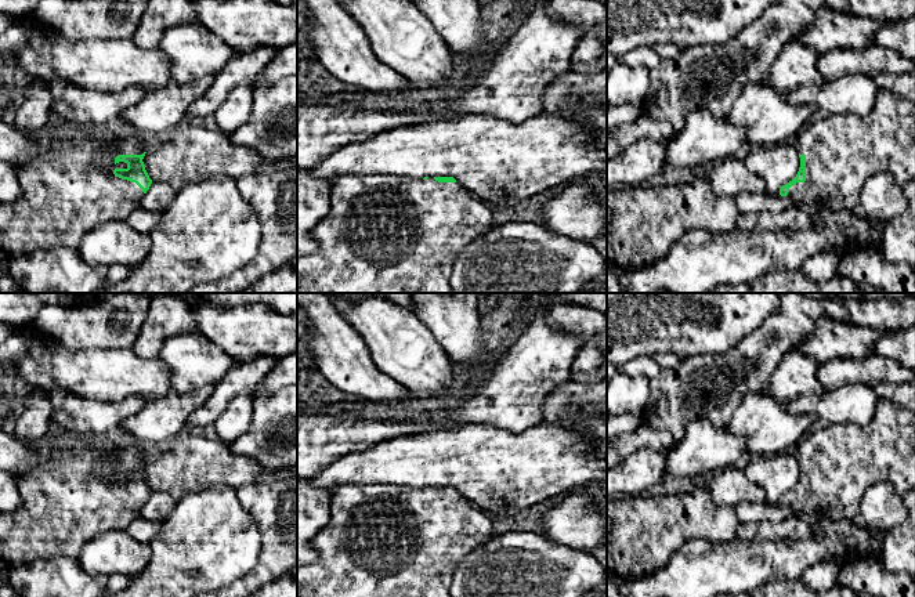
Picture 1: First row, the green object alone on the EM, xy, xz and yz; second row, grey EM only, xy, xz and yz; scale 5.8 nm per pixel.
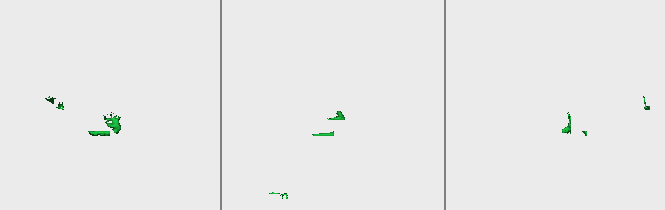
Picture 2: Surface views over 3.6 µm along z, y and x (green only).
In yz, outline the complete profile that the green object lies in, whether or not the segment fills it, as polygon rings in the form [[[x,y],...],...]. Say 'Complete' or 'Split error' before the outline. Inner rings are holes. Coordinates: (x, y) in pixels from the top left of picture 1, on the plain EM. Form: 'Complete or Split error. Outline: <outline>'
Split error. Outline: [[[880,399],[867,426],[817,426],[799,445],[796,457],[800,467],[799,481],[780,499],[789,515],[796,515],[807,524],[825,520],[854,521],[860,515],[862,493],[871,485],[892,482],[903,496],[915,489],[915,413]]]

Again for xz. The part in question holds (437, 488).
Split error. Outline: [[[341,484],[330,491],[330,520],[311,540],[318,560],[297,564],[297,597],[451,597],[449,587],[455,567],[460,560],[493,536],[493,517],[462,496],[453,486],[412,488],[376,484]]]

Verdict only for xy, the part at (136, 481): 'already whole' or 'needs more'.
needs more

